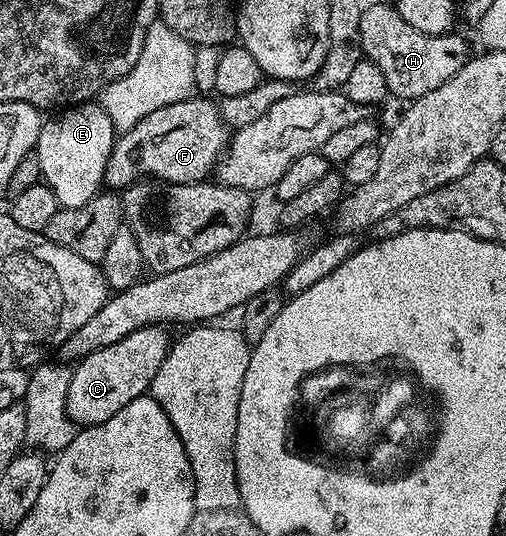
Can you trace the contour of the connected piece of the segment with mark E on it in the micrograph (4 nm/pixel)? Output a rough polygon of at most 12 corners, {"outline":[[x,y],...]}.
{"outline":[[99,102],[61,110],[34,148],[61,207],[101,194],[118,132]]}

